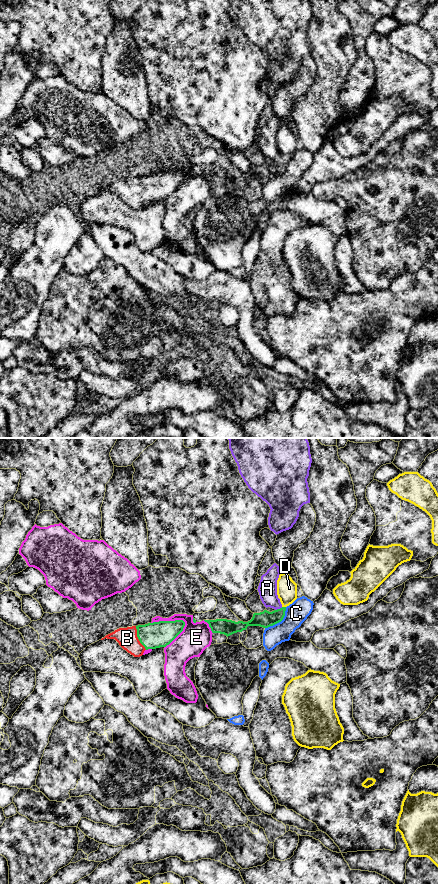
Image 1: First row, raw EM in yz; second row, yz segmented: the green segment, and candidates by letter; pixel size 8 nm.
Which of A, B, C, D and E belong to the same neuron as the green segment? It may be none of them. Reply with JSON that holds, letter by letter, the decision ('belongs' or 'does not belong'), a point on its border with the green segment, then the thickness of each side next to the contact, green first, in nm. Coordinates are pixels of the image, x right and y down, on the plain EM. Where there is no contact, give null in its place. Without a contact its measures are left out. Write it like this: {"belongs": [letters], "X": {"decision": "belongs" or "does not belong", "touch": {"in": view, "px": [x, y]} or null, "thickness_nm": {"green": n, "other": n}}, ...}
{"belongs": ["B"], "A": {"decision": "does not belong", "touch": {"in": "yz", "px": [278, 161]}, "thickness_nm": {"green": 140, "other": 150}}, "B": {"decision": "belongs", "touch": {"in": "yz", "px": [138, 190]}, "thickness_nm": {"green": 220, "other": 160}}, "C": {"decision": "does not belong", "touch": {"in": "yz", "px": [279, 173]}, "thickness_nm": {"green": 140, "other": 180}}, "D": {"decision": "does not belong", "touch": {"in": "yz", "px": [284, 159]}, "thickness_nm": {"green": 140, "other": 160}}, "E": {"decision": "does not belong", "touch": {"in": "yz", "px": [179, 185]}, "thickness_nm": {"green": 220, "other": 240}}}

